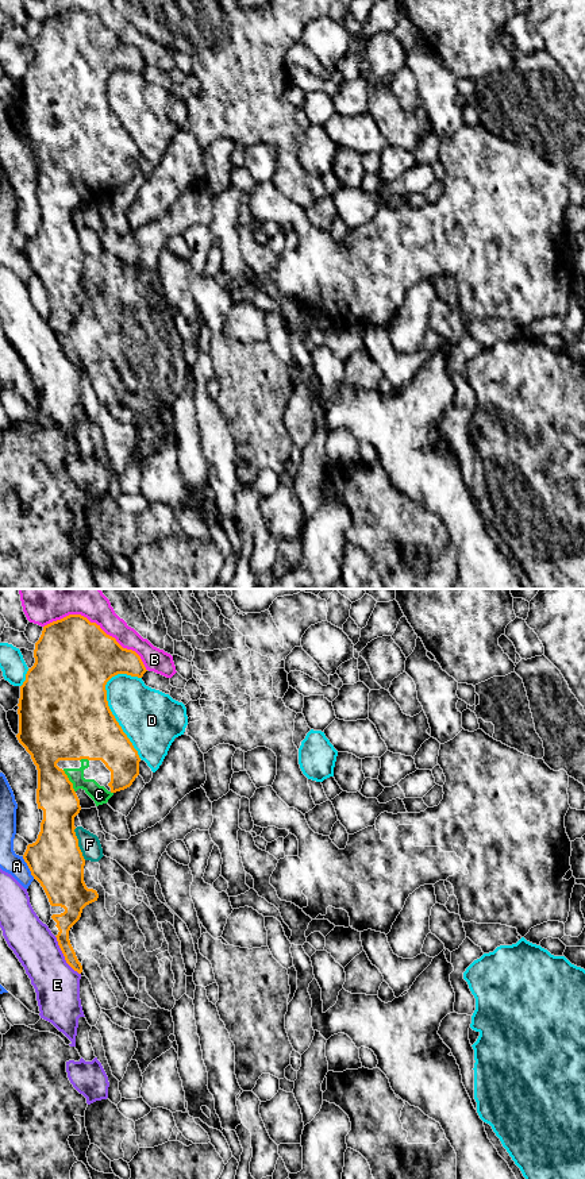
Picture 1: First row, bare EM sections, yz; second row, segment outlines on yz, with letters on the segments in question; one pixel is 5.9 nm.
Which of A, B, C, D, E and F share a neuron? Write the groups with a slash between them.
A / B / C / D / E / F

